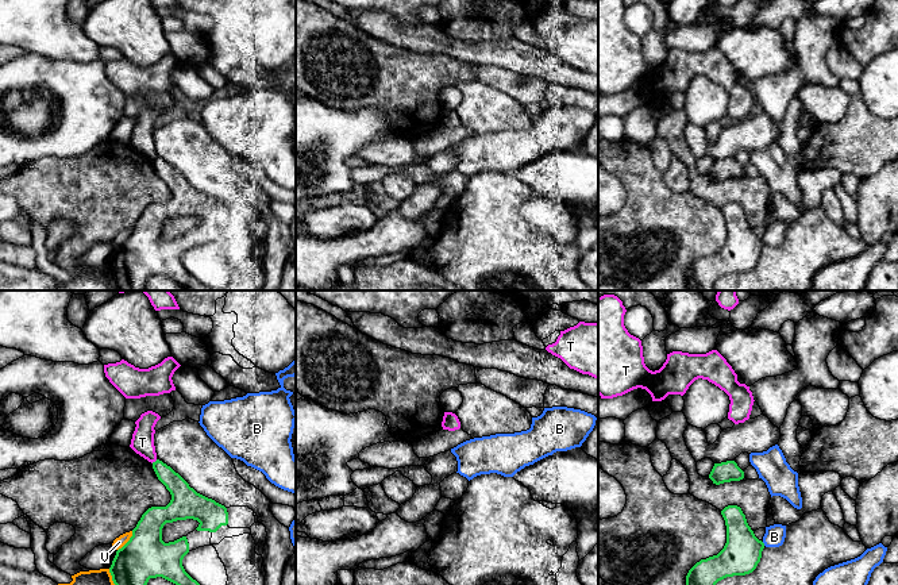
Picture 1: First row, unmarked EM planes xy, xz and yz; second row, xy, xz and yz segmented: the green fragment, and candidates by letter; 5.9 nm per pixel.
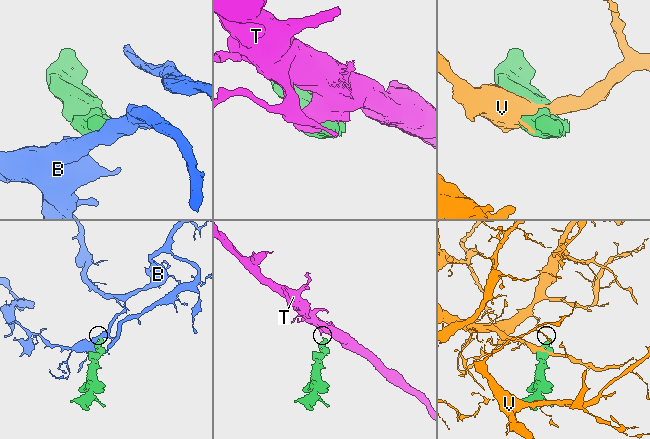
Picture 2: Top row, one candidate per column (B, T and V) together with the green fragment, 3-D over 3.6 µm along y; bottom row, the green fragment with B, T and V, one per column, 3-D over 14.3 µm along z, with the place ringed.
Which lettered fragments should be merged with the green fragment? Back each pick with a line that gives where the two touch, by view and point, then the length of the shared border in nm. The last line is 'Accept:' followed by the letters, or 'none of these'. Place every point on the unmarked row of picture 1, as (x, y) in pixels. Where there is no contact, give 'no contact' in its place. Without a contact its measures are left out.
Accept: none of these

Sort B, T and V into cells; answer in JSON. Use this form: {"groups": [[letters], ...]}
{"groups": [["B"], ["T"], ["V"]]}

